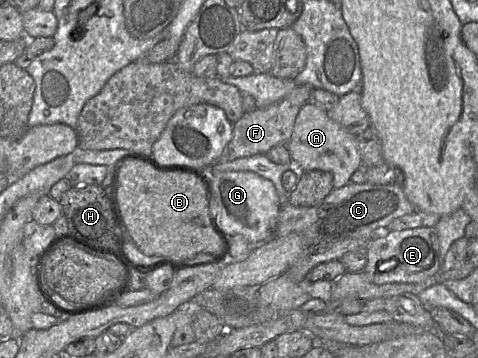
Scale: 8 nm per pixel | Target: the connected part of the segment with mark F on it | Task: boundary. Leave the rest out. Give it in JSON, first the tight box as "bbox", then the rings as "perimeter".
{"bbox":[213,85,313,163],"perimeter":[[[297,85],[279,102],[245,112],[238,121],[233,123],[233,137],[213,163],[225,163],[255,154],[266,154],[277,145],[286,145],[291,139],[296,117],[300,109],[309,101],[313,89],[312,85]]]}

